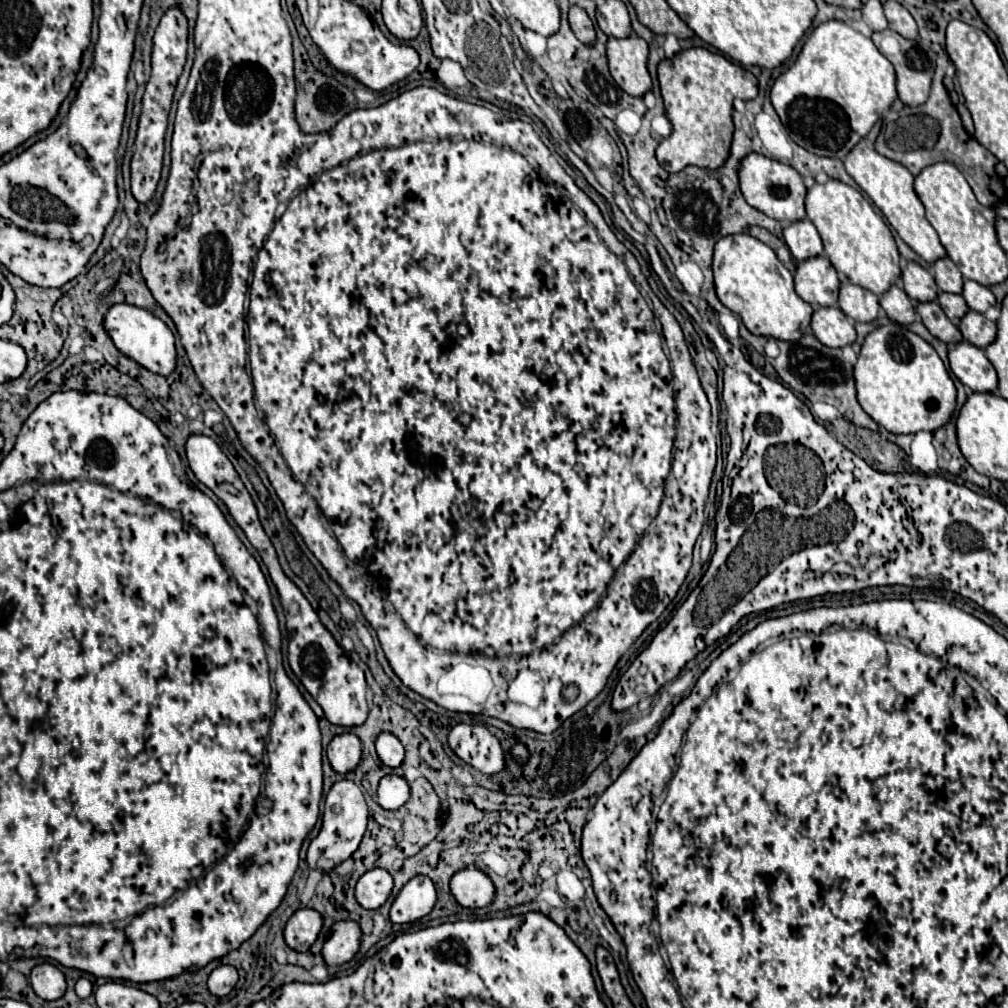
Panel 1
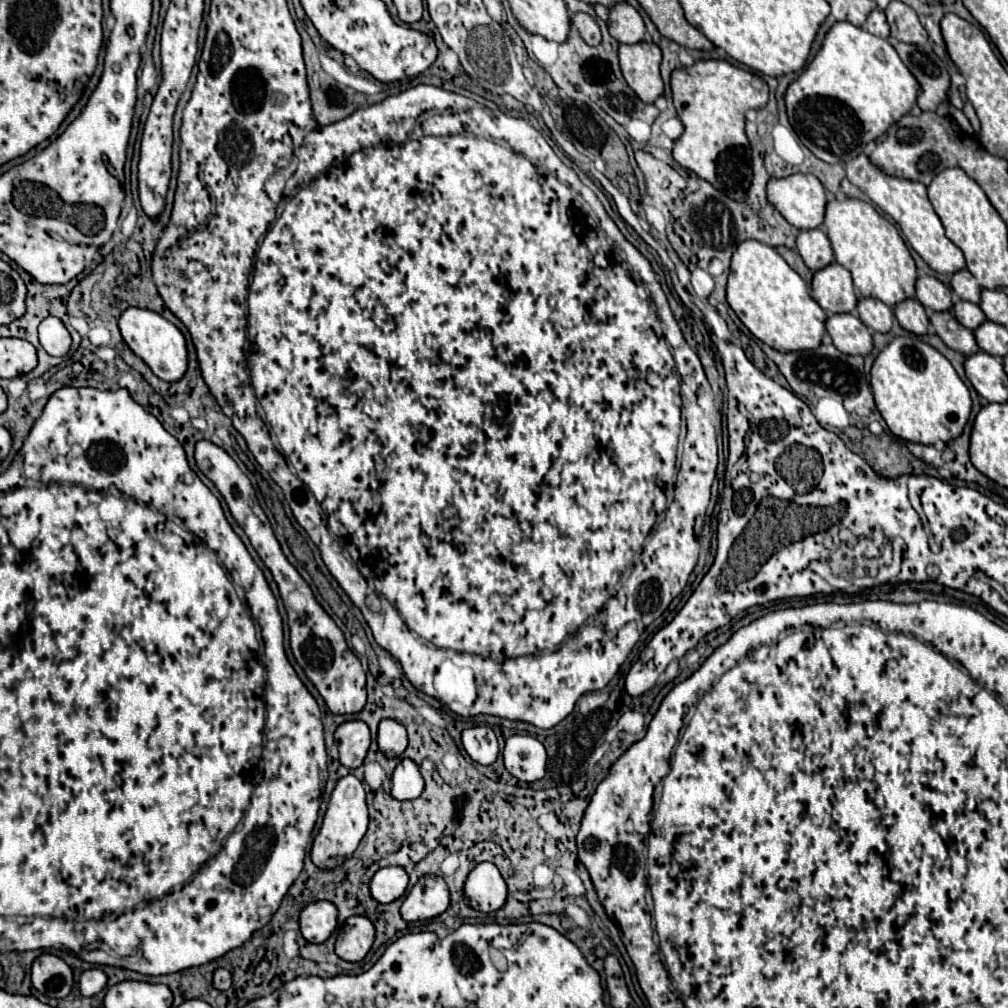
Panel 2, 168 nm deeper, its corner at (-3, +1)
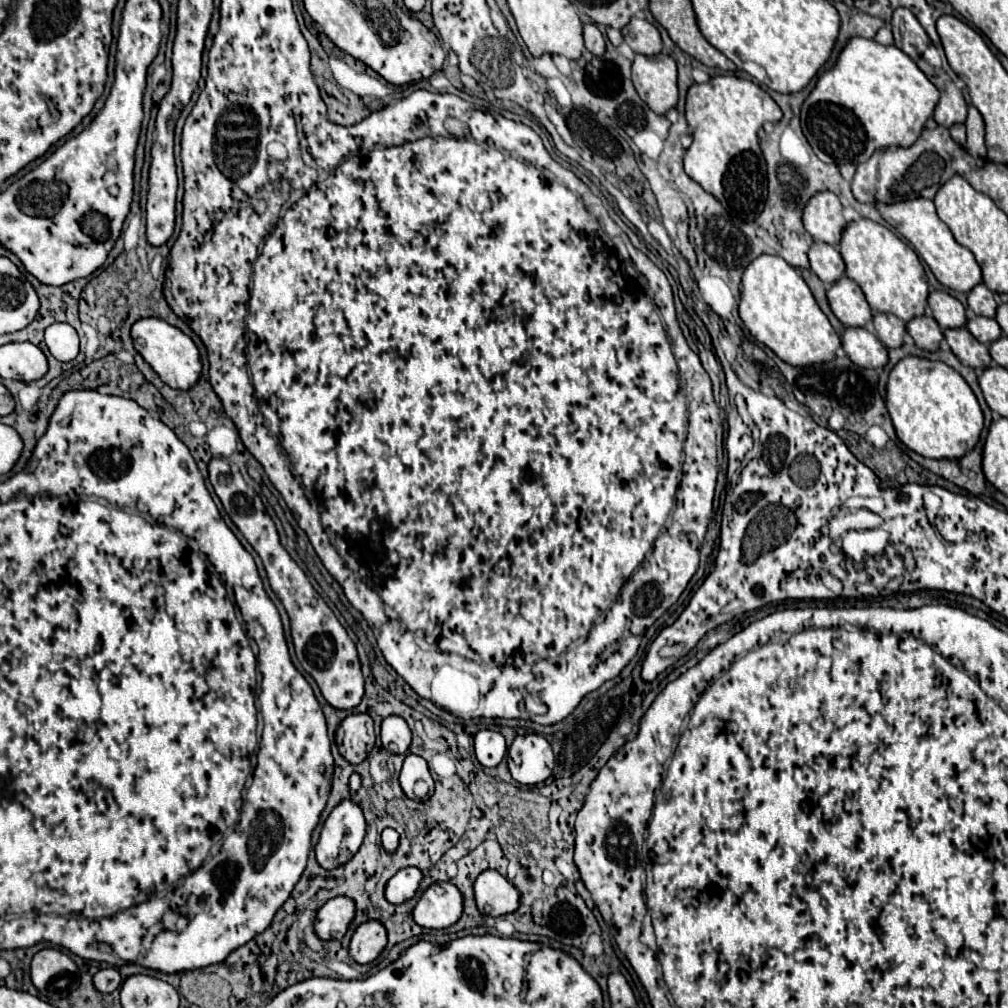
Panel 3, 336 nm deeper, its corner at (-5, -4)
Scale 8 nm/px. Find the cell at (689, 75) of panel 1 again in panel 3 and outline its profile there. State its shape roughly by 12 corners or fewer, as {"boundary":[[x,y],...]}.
{"boundary":[[737,76],[693,84],[685,172],[753,220],[767,170],[757,132],[781,110]]}

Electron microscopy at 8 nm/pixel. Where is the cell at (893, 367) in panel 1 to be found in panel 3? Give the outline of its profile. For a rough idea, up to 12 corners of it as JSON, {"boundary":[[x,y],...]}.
{"boundary":[[905,356],[885,404],[925,458],[965,456],[983,412],[957,370]]}

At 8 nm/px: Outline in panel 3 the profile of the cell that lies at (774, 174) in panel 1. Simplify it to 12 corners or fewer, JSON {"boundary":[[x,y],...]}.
{"boundary":[[817,192],[803,206],[813,240],[835,246],[847,222],[833,192]]}

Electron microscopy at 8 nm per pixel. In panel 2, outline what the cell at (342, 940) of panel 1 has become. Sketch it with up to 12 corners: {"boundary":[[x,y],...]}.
{"boundary":[[363,915],[345,921],[335,953],[361,961],[375,941]]}

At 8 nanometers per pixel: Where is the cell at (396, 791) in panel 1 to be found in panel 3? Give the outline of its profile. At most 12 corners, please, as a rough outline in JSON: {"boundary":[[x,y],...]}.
{"boundary":[[407,754],[399,782],[405,796],[421,800],[413,790],[417,782],[429,786],[433,778],[421,756]]}

